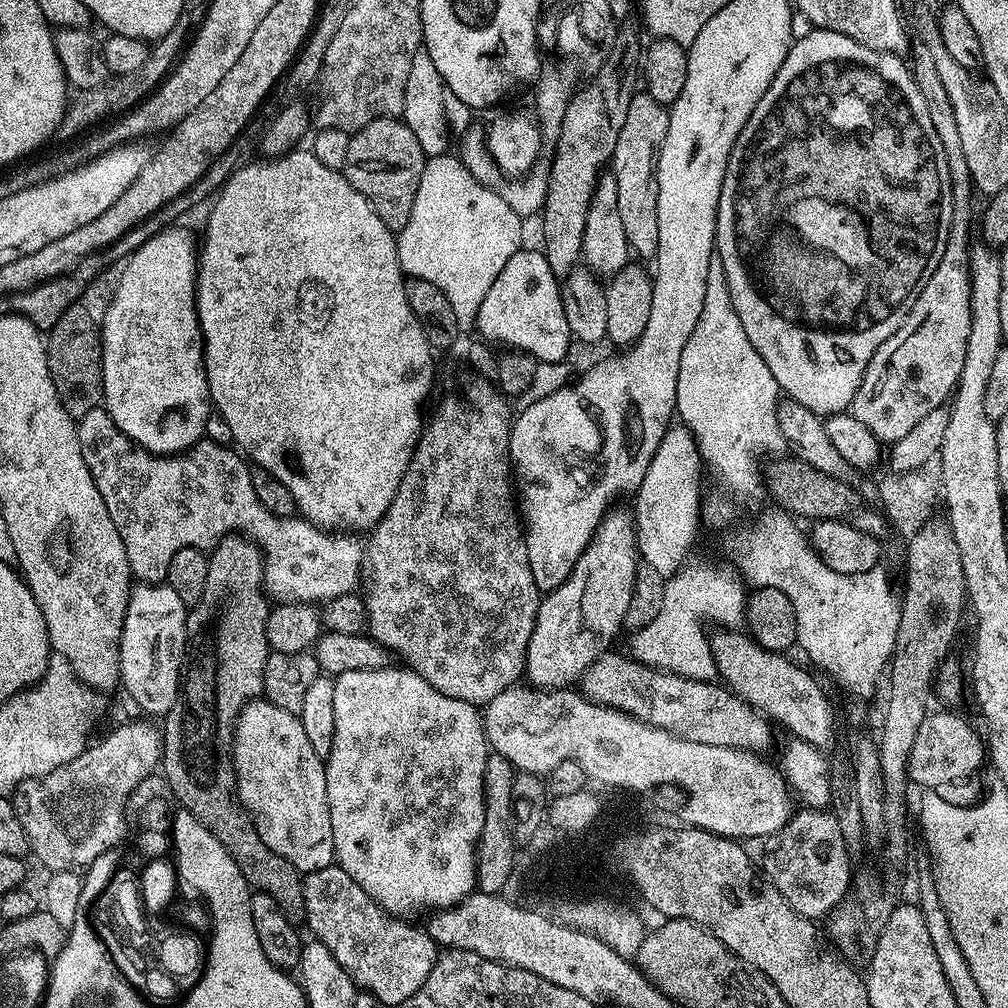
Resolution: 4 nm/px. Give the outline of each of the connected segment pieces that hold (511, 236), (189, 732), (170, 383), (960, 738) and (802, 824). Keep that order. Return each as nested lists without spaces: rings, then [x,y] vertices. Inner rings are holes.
[[[459,155],[429,156],[424,161],[418,194],[414,194],[414,210],[410,210],[410,222],[406,222],[406,226],[396,236],[400,268],[405,277],[426,279],[431,285],[438,286],[450,300],[459,327],[471,329],[490,286],[511,256],[522,248],[520,224],[522,217],[510,210],[495,187],[478,182],[478,178],[466,170]],[[434,260],[440,260],[440,266],[434,266]]]
[[[243,534],[223,536],[211,549],[202,596],[188,614],[186,671],[182,676],[182,687],[172,709],[162,720],[162,775],[168,780],[175,803],[180,803],[183,811],[194,814],[194,818],[198,818],[198,822],[202,822],[202,826],[206,826],[206,830],[226,846],[249,886],[274,898],[289,922],[300,926],[305,923],[301,873],[258,838],[252,817],[245,812],[240,797],[236,795],[236,774],[230,767],[236,717],[249,700],[259,697],[264,690],[263,668],[270,653],[266,638],[270,600],[264,590],[265,563],[258,545]]]
[[[173,226],[159,232],[146,246],[128,257],[126,263],[119,269],[120,281],[116,284],[116,293],[108,304],[108,309],[102,315],[100,337],[102,338],[102,378],[104,379],[104,399],[102,407],[108,411],[110,418],[138,446],[142,446],[148,452],[156,456],[174,456],[177,452],[185,452],[187,448],[193,448],[195,444],[205,439],[204,427],[209,412],[213,411],[214,405],[208,395],[208,379],[204,369],[204,339],[196,313],[196,265],[198,263],[198,240],[191,236],[184,226]]]
[[[952,710],[929,711],[922,726],[918,726],[918,735],[914,737],[914,746],[910,746],[908,759],[908,778],[914,785],[921,784],[924,790],[940,790],[951,776],[964,776],[967,772],[976,772],[980,763],[986,760],[986,744],[980,736],[960,716]]]
[[[799,809],[763,844],[762,870],[765,877],[800,916],[811,920],[823,919],[849,893],[852,863],[847,856],[838,822],[831,811]]]

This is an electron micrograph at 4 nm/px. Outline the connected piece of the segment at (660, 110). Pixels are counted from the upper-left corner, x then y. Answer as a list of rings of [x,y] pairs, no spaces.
[[[633,91],[626,111],[626,122],[619,131],[610,161],[610,175],[618,182],[618,214],[626,230],[628,247],[640,256],[655,257],[658,250],[658,182],[656,160],[666,138],[669,109],[654,102],[647,91]]]

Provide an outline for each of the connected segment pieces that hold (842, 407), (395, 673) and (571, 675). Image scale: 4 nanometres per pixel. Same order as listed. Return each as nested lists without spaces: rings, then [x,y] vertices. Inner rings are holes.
[[[808,30],[801,40],[799,37],[789,48],[778,74],[732,143],[732,153],[720,191],[720,215],[716,222],[714,252],[722,258],[726,282],[730,286],[730,298],[742,322],[742,330],[746,330],[746,338],[750,338],[754,350],[758,350],[766,366],[770,366],[770,374],[774,374],[781,389],[821,418],[851,409],[852,399],[862,382],[870,358],[878,346],[882,346],[882,342],[886,342],[886,338],[890,338],[894,330],[902,326],[914,302],[918,302],[922,286],[926,286],[930,274],[938,270],[938,261],[942,259],[942,250],[946,250],[946,238],[950,234],[952,183],[946,150],[942,150],[942,141],[934,131],[934,122],[930,122],[926,101],[922,98],[922,90],[918,90],[914,82],[911,67],[900,60],[903,59],[895,52],[862,46],[862,42],[854,42],[854,38],[834,30]],[[806,240],[828,252],[818,252],[812,256],[812,252],[806,252]]]
[[[407,666],[350,670],[335,682],[334,742],[324,760],[335,863],[392,916],[412,918],[423,908],[439,910],[462,902],[477,887],[476,846],[482,834],[484,771],[490,755],[477,705],[434,690]]]
[[[620,506],[613,507],[600,519],[599,526],[594,530],[594,534],[590,538],[586,550],[582,550],[582,554],[577,558],[574,570],[570,570],[566,582],[562,582],[562,586],[558,586],[554,592],[547,593],[540,601],[540,609],[534,622],[534,634],[530,634],[530,642],[524,655],[524,676],[531,687],[545,690],[564,690],[569,686],[575,685],[580,677],[583,676],[586,669],[592,665],[593,661],[595,661],[597,657],[605,655],[605,653],[611,649],[608,647],[611,646],[612,639],[616,636],[616,631],[621,631],[624,623],[624,615],[626,614],[626,606],[630,604],[630,598],[634,592],[636,569],[638,567],[638,547],[636,541],[636,521],[633,513],[631,511],[623,512],[619,507]]]

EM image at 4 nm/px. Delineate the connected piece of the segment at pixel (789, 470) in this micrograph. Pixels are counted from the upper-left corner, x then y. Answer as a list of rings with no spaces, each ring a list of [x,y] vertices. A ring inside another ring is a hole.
[[[795,458],[777,459],[769,470],[766,470],[766,492],[777,500],[783,511],[799,518],[801,521],[839,520],[847,517],[861,507],[860,496],[851,488],[851,483],[831,477],[814,466]],[[780,460],[780,461],[779,461]],[[801,516],[801,517],[800,517]],[[804,519],[804,520],[803,520]]]

